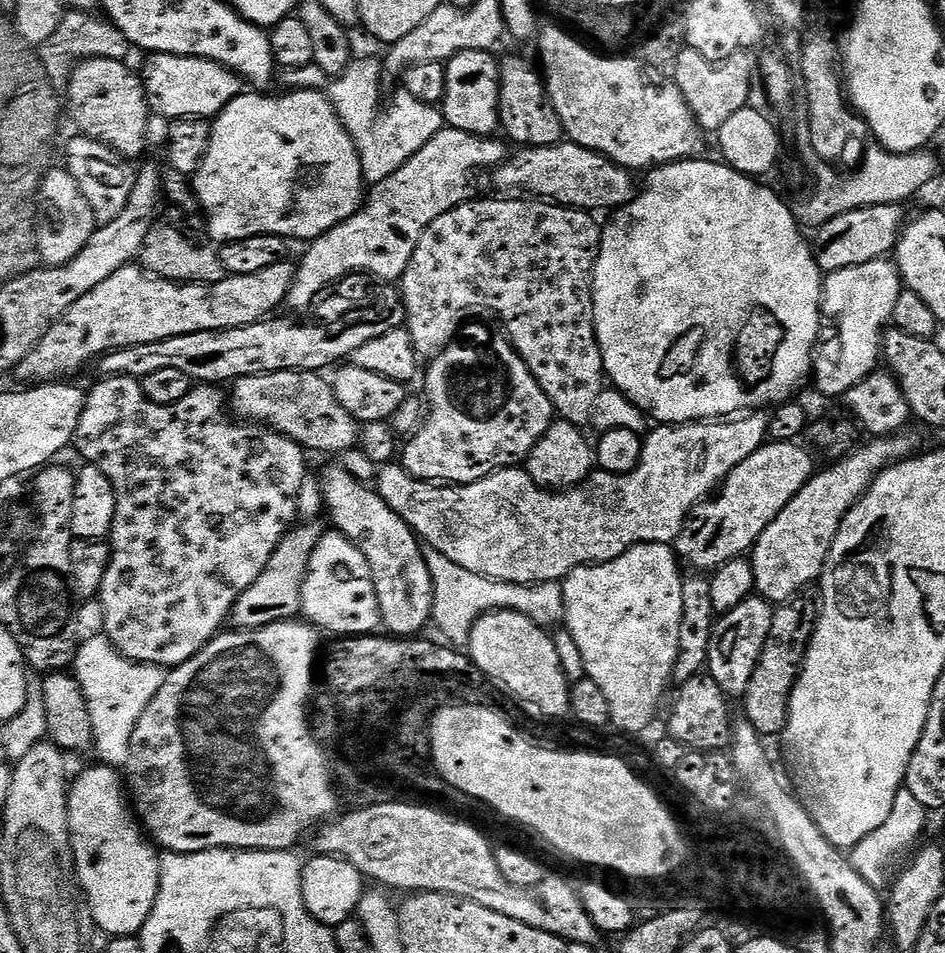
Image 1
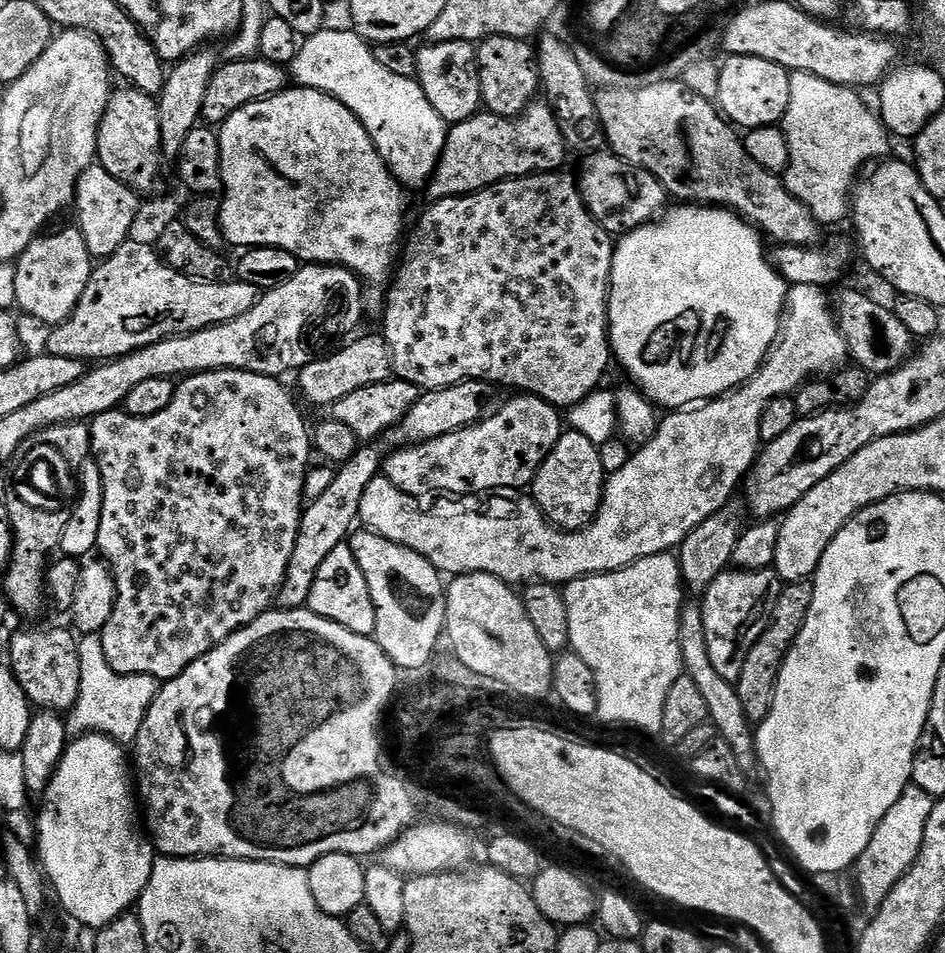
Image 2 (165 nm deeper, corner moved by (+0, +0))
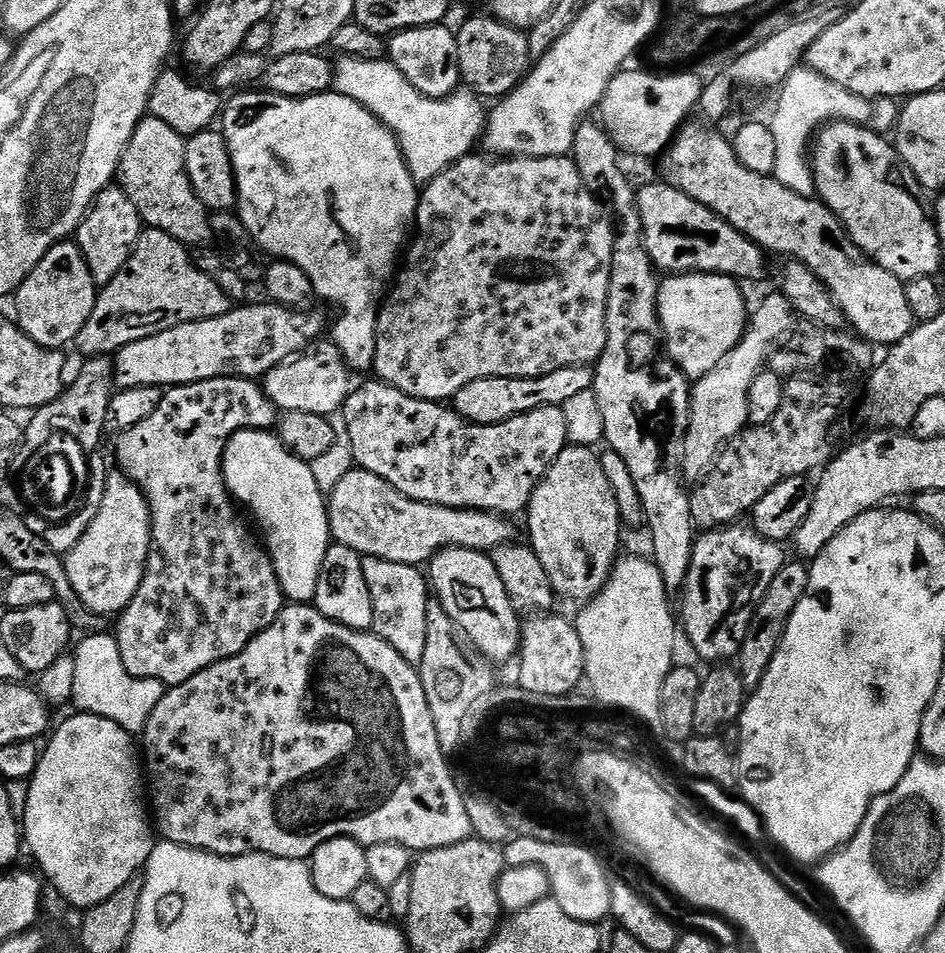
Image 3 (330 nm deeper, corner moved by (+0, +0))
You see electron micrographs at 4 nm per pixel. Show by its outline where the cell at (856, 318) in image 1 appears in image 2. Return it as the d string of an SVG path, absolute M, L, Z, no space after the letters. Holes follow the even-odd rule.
M794 284L789 287L788 298L784 301L784 315L780 322L780 334L777 336L776 342L772 346L772 351L768 353L768 357L764 359L764 364L761 365L760 369L745 384L740 385L739 388L732 389L731 392L725 395L716 397L715 400L706 400L683 410L669 411L665 415L668 417L665 420L663 417L657 423L655 434L649 440L645 440L643 444L639 445L629 455L626 466L622 466L622 470L611 473L605 479L604 497L600 503L600 509L596 511L596 517L586 527L580 529L580 531L565 532L564 529L557 528L555 524L552 524L540 513L540 508L536 505L536 501L528 494L505 494L503 491L497 490L491 494L477 494L475 496L462 496L459 498L436 498L433 504L419 504L421 501L417 497L410 495L409 492L398 490L398 486L394 486L394 482L390 482L388 477L383 474L374 477L370 482L370 486L366 486L366 494L362 494L362 506L360 507L358 520L367 531L377 532L378 535L390 542L398 542L402 546L406 546L410 550L422 554L422 558L426 558L426 562L433 564L441 574L447 574L452 578L464 576L468 572L485 572L513 586L527 586L533 582L563 586L572 580L577 580L579 576L596 576L599 572L613 572L619 568L630 566L647 556L656 556L660 552L672 552L679 549L681 542L686 538L686 534L690 534L690 530L694 530L694 526L706 522L706 518L710 518L713 514L719 512L721 508L725 507L731 501L728 499L731 498L732 491L735 488L737 491L741 487L742 481L747 477L753 464L756 463L757 455L762 448L760 435L758 434L758 422L762 420L762 410L766 408L768 403L776 396L792 396L801 384L819 377L821 374L828 374L833 370L839 369L848 359L848 347L842 338L840 327L836 325L836 317L833 305L830 303L829 293L824 288L819 288L818 286Z

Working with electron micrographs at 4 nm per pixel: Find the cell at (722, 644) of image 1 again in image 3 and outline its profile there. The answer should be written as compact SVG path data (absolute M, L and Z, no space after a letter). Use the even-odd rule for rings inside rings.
M737 522L731 526L705 531L703 535L697 539L694 550L692 551L690 570L688 571L688 577L686 578L686 582L684 583L682 589L682 597L684 596L684 601L681 602L680 608L678 604L678 616L682 621L683 635L684 632L686 635L688 635L688 640L690 643L692 643L693 650L696 651L697 654L700 655L704 660L716 660L712 662L728 662L731 661L728 660L731 658L731 656L732 659L739 657L740 647L746 638L748 627L752 625L752 615L756 613L756 608L762 602L762 598L766 594L766 590L770 590L770 582L774 582L774 574L778 574L778 570L782 570L782 566L786 562L786 556L784 556L783 550L780 549L783 547L781 547L777 541L768 540L766 537L760 535L755 528L751 526L745 526L745 528L743 528L742 525L743 523Z

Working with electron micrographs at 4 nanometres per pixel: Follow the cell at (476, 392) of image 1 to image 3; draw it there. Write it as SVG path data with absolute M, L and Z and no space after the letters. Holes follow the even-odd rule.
M371 383L353 387L342 409L355 467L378 474L378 478L411 500L515 517L515 512L523 513L527 509L536 485L542 482L554 458L558 458L568 444L563 408L542 406L506 422L470 424L443 403L410 398L389 384Z

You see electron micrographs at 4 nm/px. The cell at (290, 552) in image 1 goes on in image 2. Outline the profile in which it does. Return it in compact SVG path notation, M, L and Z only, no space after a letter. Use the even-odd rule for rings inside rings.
M463 380L454 386L421 391L414 406L410 406L408 413L394 427L388 429L375 442L357 447L356 453L335 469L334 482L330 482L330 486L322 494L311 497L301 511L294 554L290 558L278 593L278 604L281 609L302 608L307 605L314 578L318 578L322 562L326 562L330 550L349 539L360 514L362 494L366 494L366 486L370 486L372 479L381 475L386 457L399 449L413 444L424 444L427 440L442 438L446 434L475 424L485 415L488 391L489 385L482 380Z

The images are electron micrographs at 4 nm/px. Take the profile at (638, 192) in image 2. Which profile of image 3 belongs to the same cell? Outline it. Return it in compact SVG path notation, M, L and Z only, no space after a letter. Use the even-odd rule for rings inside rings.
M667 182L660 184L639 185L636 193L636 205L640 211L640 231L642 243L653 265L664 274L687 274L689 272L712 272L716 276L731 276L737 282L760 280L764 276L764 256L759 244L743 236L734 226L730 226L716 216L702 202L694 202L682 190L670 186Z

